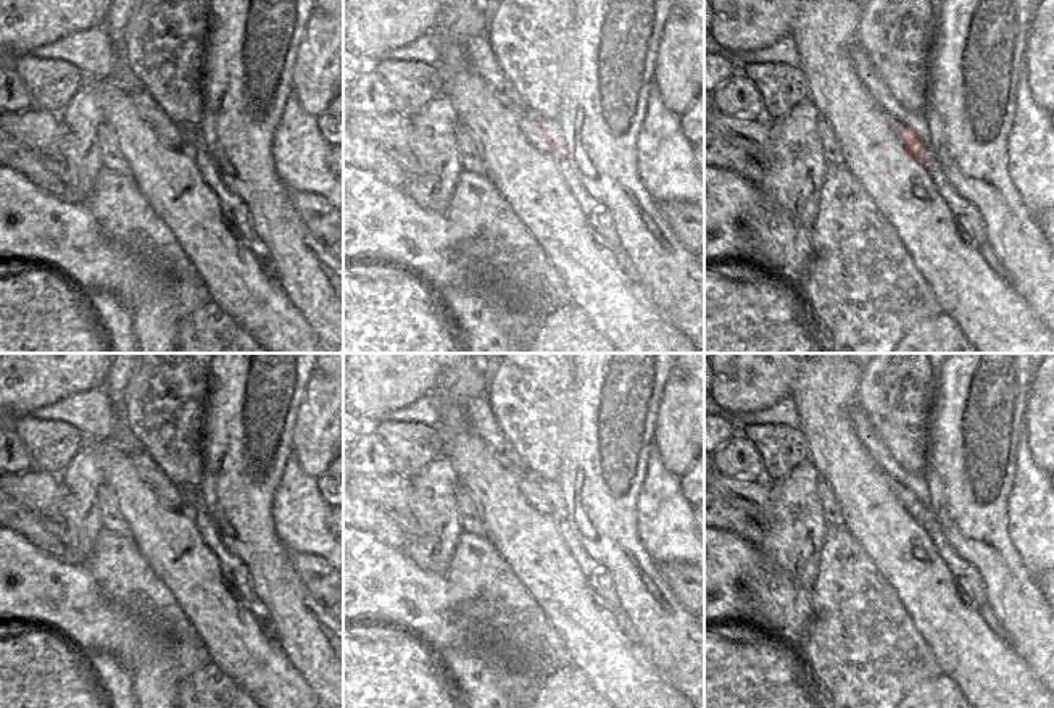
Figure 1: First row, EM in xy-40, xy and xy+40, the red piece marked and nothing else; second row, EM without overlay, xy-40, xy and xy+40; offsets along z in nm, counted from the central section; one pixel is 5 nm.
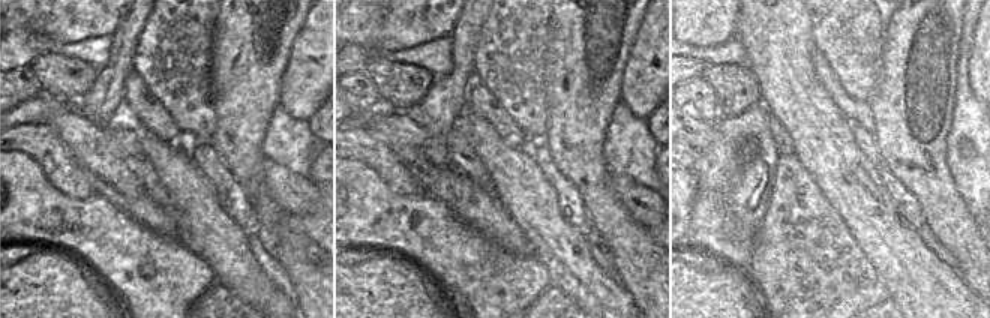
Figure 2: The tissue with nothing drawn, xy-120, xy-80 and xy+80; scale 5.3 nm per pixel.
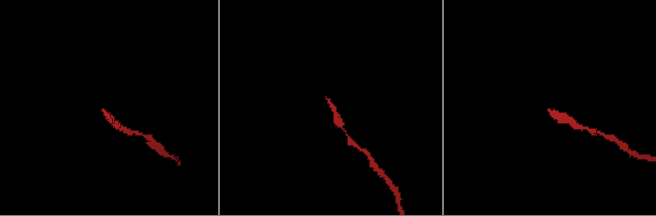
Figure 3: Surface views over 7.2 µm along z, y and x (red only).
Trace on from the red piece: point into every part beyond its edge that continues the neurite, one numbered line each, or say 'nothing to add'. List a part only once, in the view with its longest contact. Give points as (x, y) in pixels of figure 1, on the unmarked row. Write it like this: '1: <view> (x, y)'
1: xy (527, 481)

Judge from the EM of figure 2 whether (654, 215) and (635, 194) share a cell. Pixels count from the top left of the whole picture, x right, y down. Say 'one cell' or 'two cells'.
one cell

